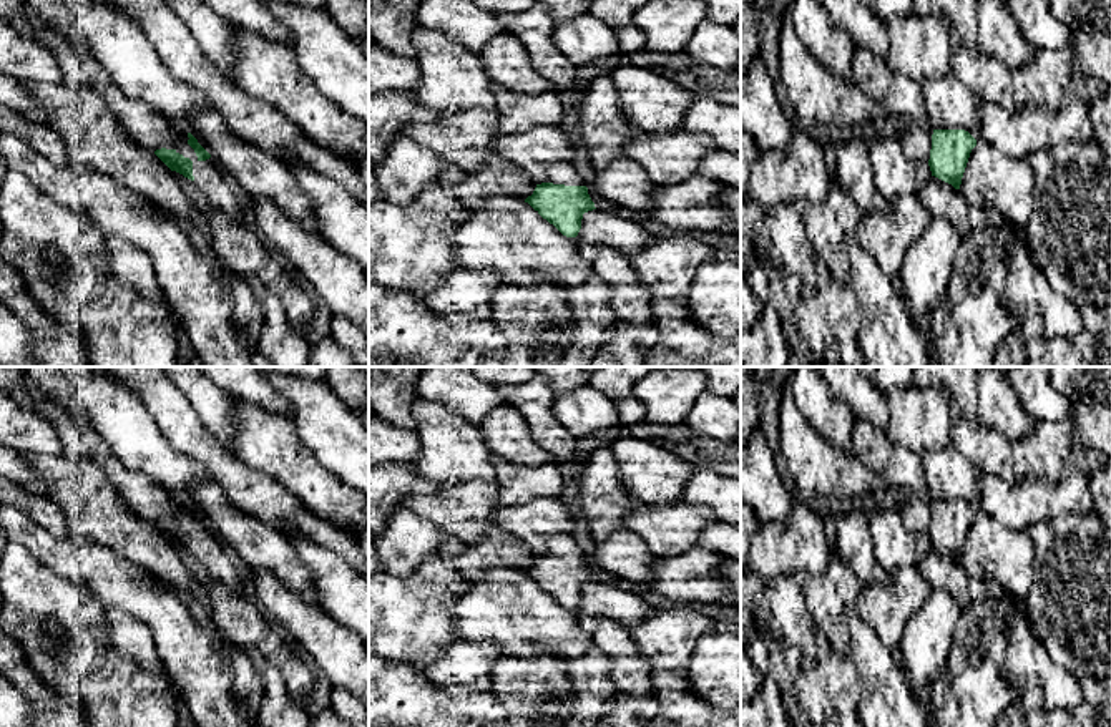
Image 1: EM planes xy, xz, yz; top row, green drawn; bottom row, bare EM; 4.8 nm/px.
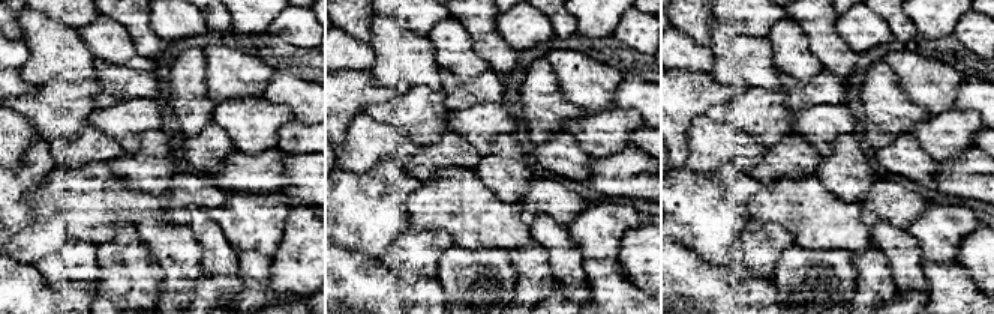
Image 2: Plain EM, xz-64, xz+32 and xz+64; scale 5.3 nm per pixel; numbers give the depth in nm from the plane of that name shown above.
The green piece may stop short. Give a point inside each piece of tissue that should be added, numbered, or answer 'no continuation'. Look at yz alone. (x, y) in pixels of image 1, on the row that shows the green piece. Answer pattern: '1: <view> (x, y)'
1: yz (915, 138)

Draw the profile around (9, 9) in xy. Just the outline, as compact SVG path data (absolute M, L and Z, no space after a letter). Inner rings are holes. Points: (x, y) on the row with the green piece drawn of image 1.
M0 0L0 20L8 22L15 15L25 15L38 28L50 27L25 0Z

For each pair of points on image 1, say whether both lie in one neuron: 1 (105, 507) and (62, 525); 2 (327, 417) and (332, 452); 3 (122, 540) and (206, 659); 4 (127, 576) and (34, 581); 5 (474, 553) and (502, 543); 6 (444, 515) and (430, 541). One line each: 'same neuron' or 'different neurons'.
1: different neurons
2: same neuron
3: different neurons
4: different neurons
5: same neuron
6: different neurons

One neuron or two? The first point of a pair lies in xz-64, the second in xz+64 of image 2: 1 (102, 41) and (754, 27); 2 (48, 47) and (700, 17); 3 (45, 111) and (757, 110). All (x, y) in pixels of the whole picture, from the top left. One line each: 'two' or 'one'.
1: two
2: two
3: one

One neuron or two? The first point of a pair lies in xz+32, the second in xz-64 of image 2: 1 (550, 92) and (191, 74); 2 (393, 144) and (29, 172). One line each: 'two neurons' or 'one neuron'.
1: one neuron
2: two neurons

